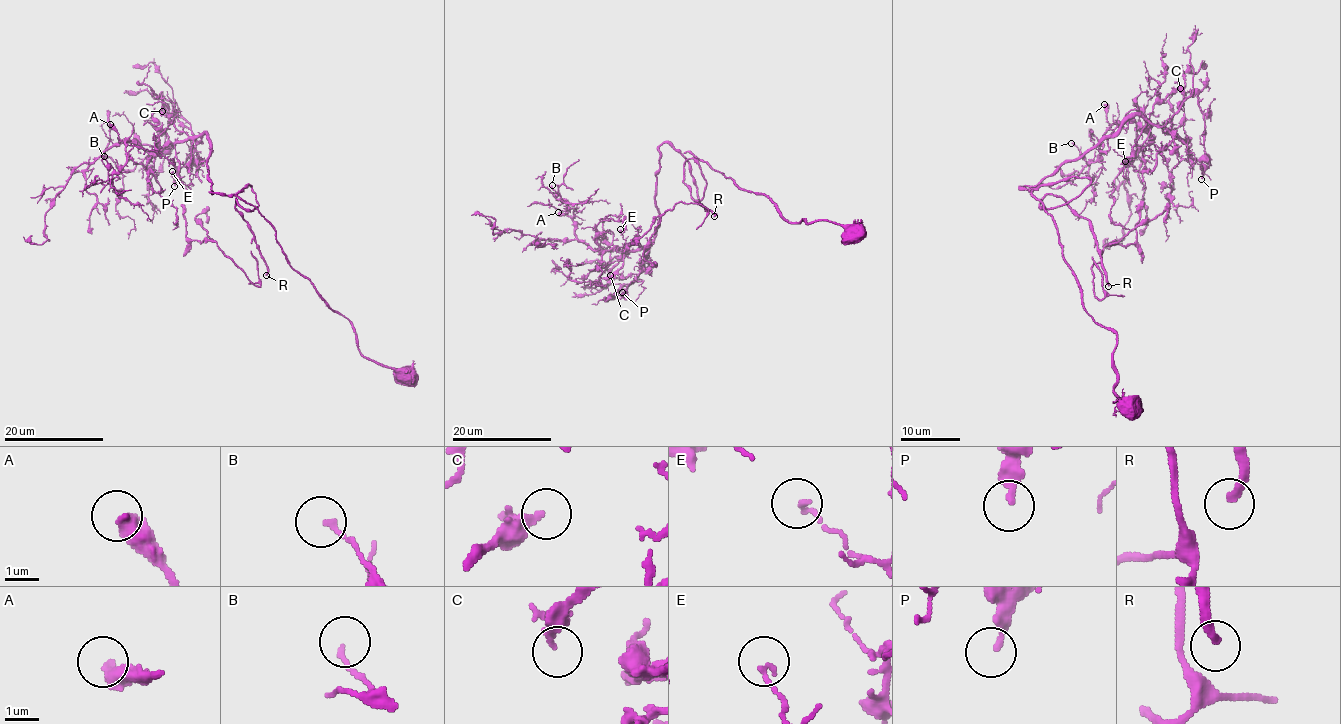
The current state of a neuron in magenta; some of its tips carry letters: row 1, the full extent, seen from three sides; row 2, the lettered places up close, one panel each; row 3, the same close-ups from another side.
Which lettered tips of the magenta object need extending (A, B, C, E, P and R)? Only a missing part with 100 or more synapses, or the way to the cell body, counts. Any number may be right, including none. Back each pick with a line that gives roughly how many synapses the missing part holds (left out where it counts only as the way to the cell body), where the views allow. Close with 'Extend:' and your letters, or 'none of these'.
R: 140 synapses
Extend: R

